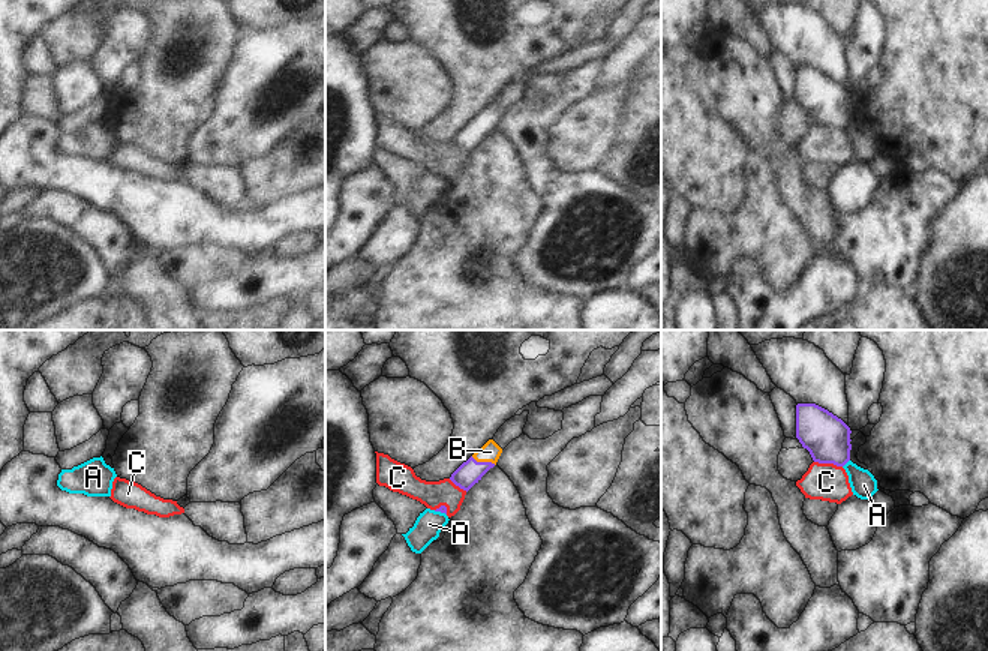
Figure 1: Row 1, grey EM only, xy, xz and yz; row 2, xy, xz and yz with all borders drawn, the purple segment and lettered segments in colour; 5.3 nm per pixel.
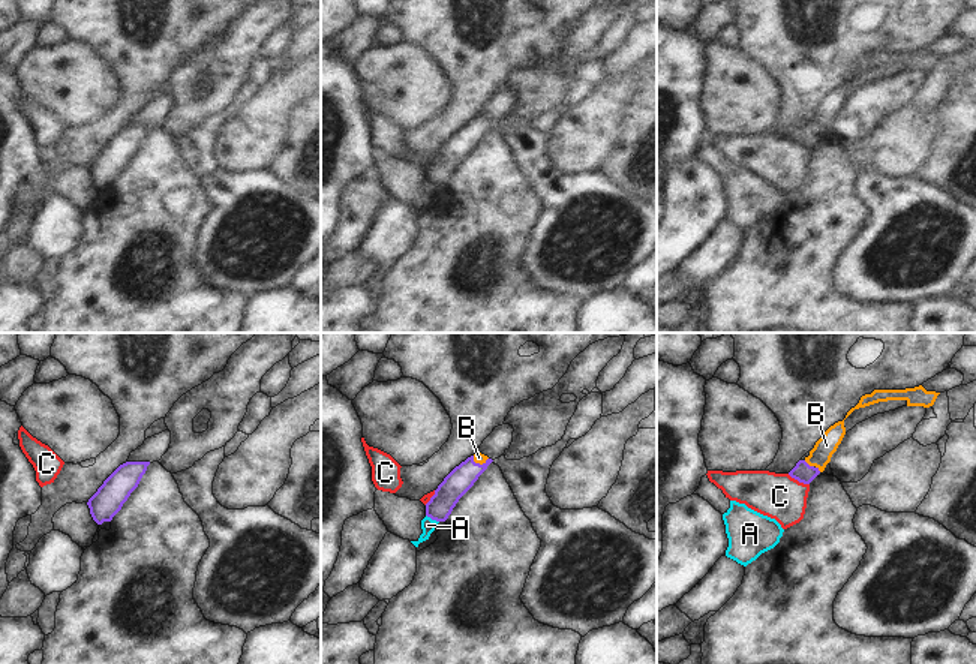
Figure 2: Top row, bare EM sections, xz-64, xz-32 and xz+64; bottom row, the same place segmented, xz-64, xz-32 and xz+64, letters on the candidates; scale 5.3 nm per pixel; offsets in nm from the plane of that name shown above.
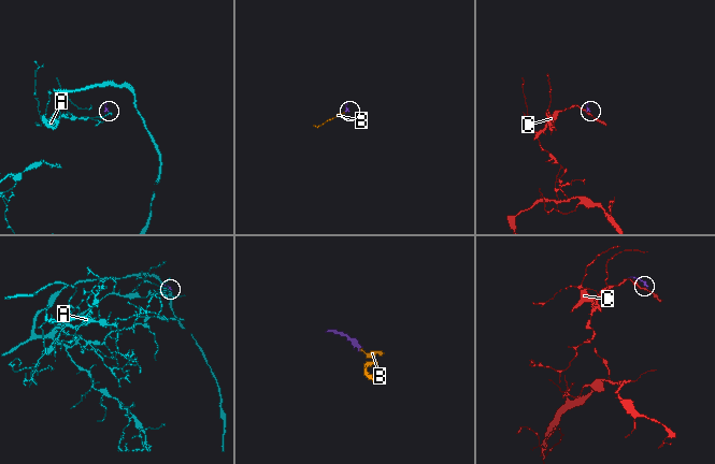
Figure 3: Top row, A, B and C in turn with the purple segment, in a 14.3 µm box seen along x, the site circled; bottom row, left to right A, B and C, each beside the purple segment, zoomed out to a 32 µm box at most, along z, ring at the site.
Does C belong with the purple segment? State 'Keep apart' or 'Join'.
Keep apart.

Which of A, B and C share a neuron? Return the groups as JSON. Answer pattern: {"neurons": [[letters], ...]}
{"neurons": [["A"], ["B"], ["C"]]}

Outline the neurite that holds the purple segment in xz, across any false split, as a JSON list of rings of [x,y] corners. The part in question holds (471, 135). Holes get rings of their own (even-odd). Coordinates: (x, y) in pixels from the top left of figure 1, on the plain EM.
[[[489,104],[451,138],[450,144],[468,156],[490,132],[496,129],[501,117],[502,112],[493,104]]]

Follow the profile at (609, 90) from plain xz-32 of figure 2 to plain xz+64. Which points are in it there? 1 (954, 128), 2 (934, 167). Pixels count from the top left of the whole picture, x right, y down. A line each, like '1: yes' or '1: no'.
1: no
2: no

